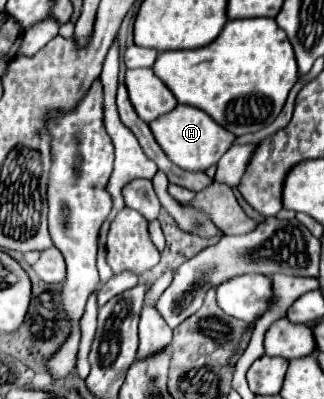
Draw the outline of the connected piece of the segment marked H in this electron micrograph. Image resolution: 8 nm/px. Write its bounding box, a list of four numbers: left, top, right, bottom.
[149,104,235,172]

